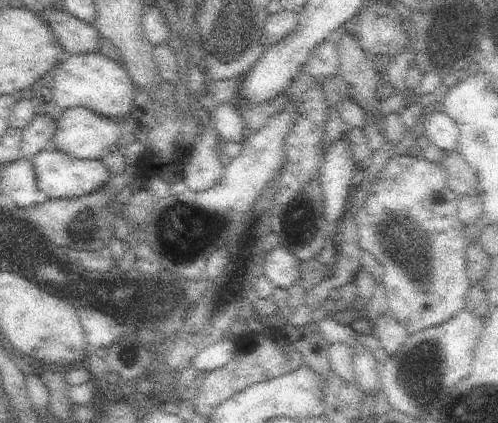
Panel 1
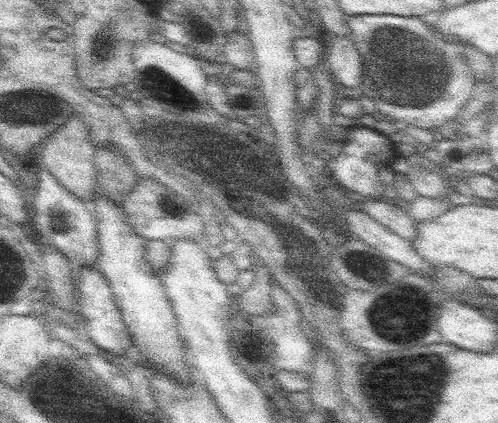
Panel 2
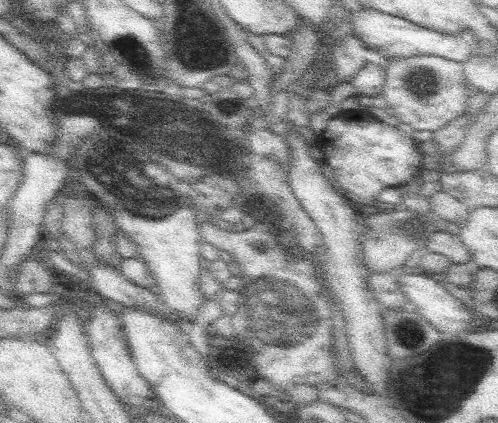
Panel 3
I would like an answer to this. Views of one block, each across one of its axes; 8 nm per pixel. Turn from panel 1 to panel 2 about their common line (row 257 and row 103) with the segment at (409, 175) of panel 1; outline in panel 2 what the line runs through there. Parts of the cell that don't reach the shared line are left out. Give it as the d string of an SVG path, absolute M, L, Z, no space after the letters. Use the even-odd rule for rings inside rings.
M359 14L345 20L363 64L361 86L357 90L371 98L383 116L403 120L419 130L447 132L453 128L451 120L461 114L471 98L475 74L465 64L457 44L443 40L423 20L427 18L401 18L393 14Z

